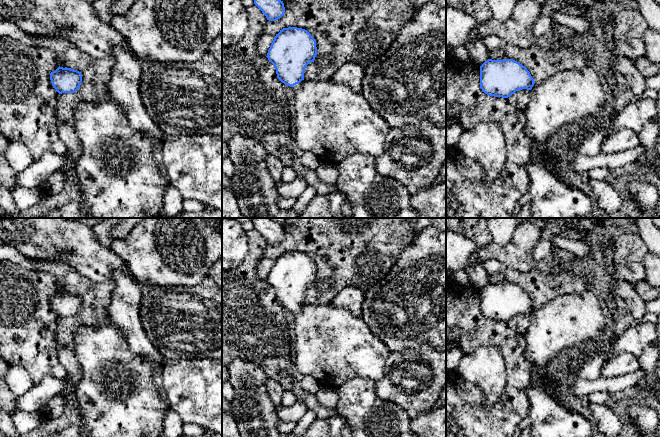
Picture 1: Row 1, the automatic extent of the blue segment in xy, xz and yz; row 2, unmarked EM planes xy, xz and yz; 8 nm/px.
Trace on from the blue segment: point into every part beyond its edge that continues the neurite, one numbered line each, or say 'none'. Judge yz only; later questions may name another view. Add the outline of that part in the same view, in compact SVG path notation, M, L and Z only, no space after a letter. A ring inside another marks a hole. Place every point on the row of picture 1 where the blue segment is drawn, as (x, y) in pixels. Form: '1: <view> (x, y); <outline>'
1: yz (572, 96); M590 67L584 69L563 69L541 83L535 83L530 92L531 96L526 110L524 132L532 139L533 144L538 144L539 147L542 147L561 128L585 123L589 119L595 121L606 113L606 90L596 70Z

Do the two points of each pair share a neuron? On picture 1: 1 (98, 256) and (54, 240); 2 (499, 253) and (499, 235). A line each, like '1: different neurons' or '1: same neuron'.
1: same neuron
2: different neurons

